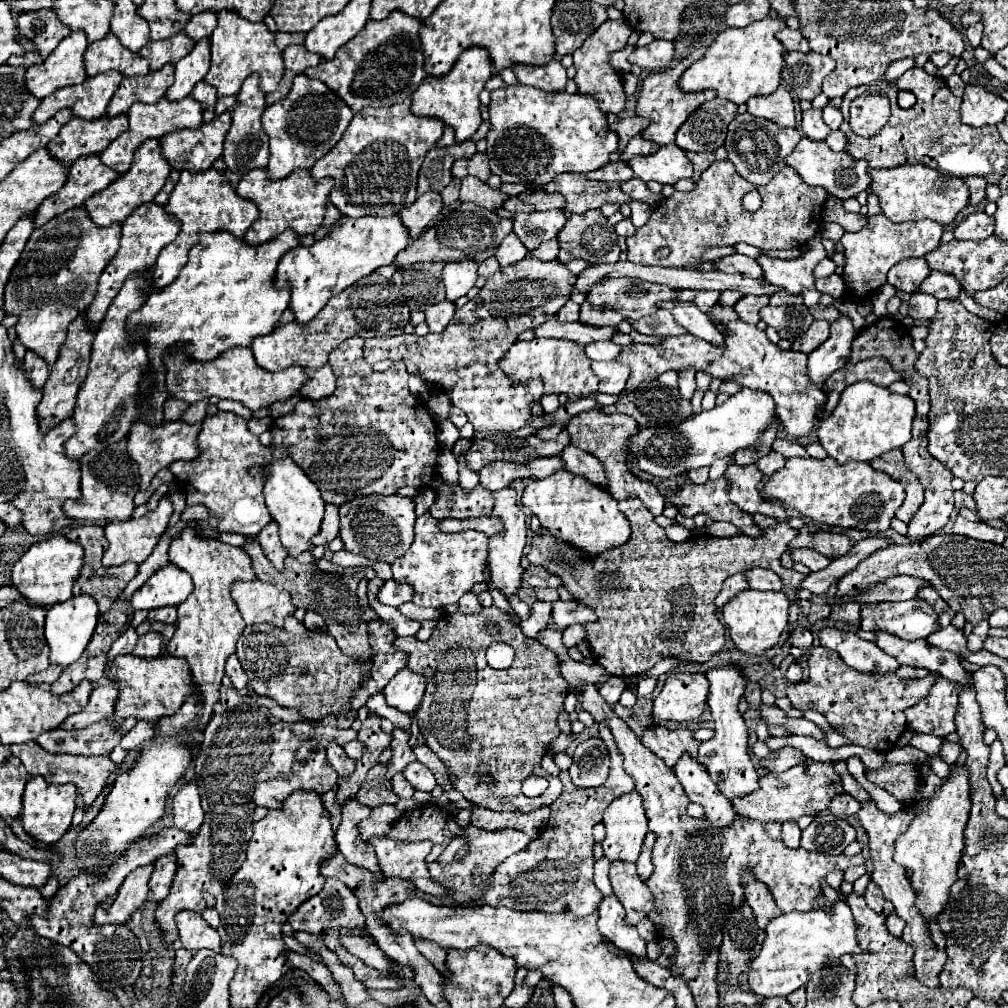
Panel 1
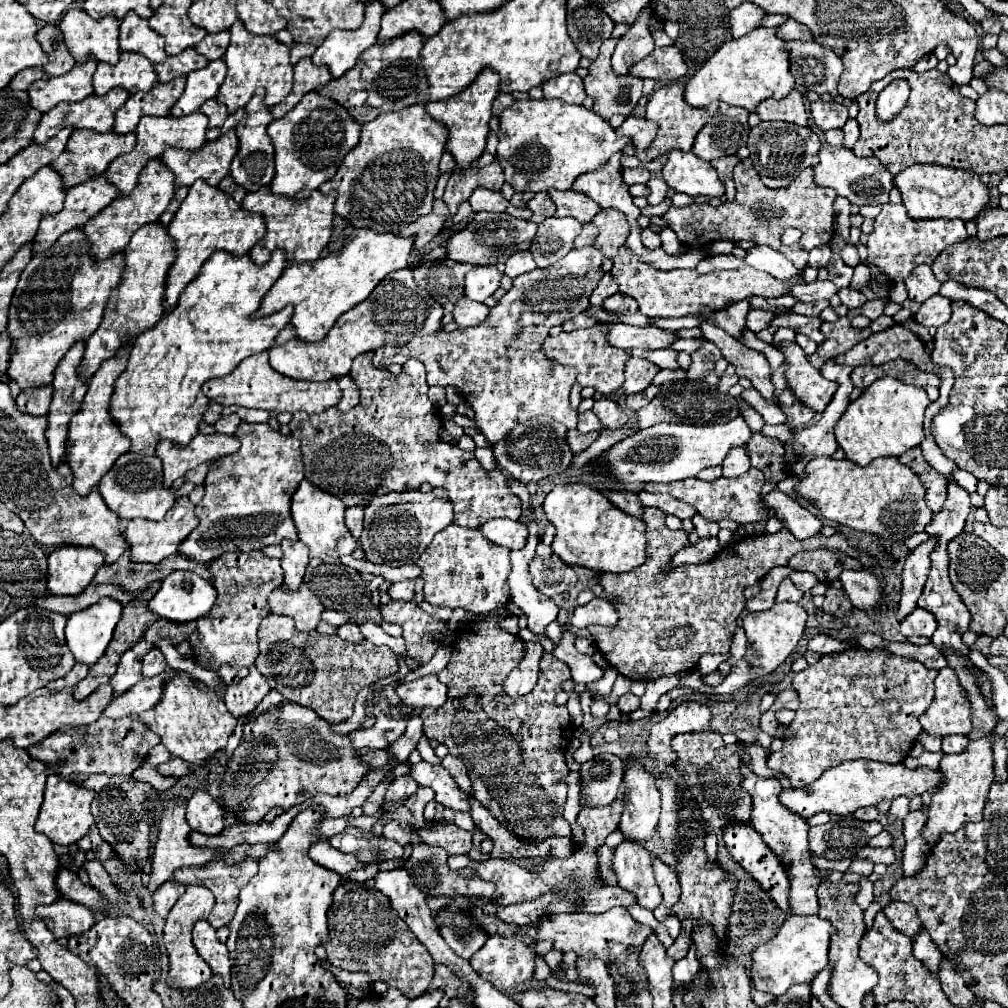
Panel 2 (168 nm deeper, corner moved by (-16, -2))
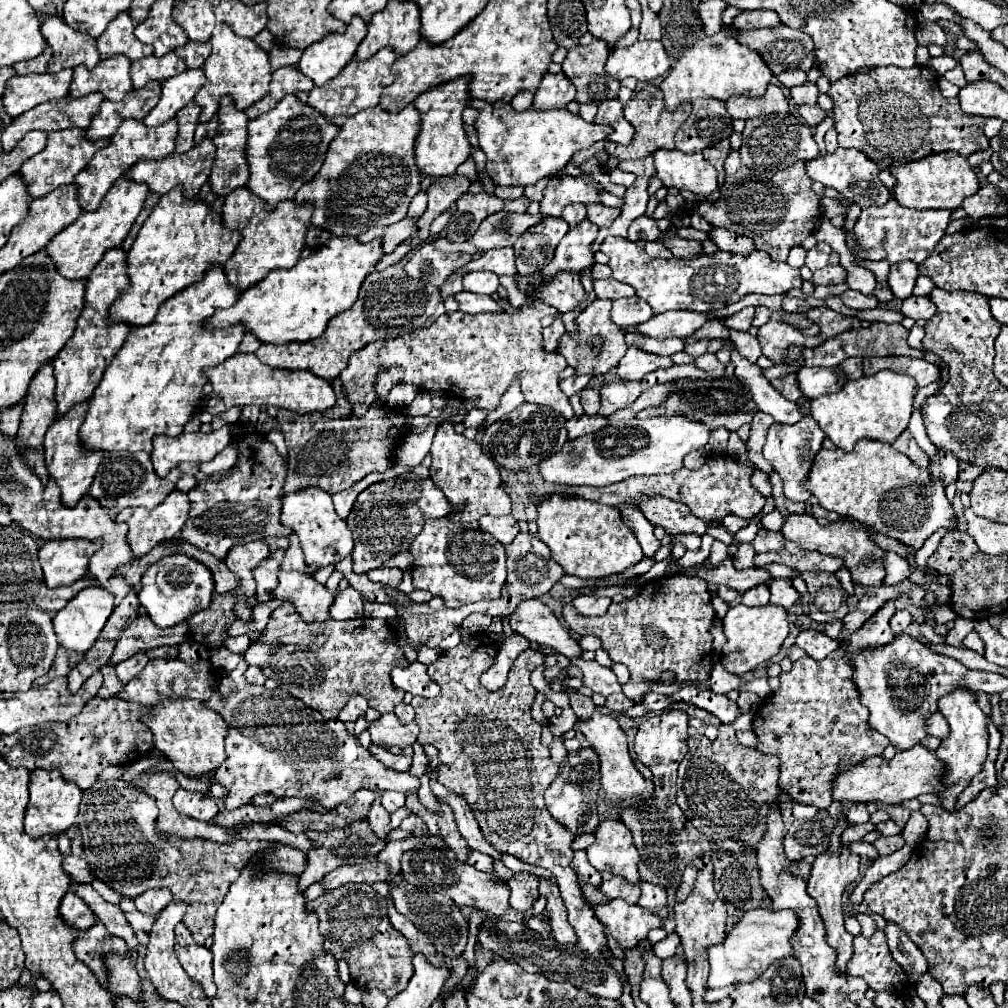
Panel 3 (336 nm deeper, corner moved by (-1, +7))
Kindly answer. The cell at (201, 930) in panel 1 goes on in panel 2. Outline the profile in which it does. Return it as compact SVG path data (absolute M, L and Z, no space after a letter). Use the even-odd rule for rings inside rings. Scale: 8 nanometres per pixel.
M198 921L193 927L192 941L200 957L210 965L212 973L220 973L224 977L224 985L230 985L230 953L226 943L220 943L216 937L216 929L206 921Z

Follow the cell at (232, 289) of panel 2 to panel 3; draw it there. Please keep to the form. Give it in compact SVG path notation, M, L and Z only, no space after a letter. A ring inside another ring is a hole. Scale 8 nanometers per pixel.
M211 266L203 280L181 290L177 296L161 304L155 320L147 326L131 328L125 344L105 368L103 380L97 386L87 418L79 428L79 438L85 452L149 452L157 434L179 436L191 414L203 402L203 386L207 376L203 368L217 366L237 352L245 334L243 326L223 330L203 328L205 320L217 308L233 306L239 298L221 266Z

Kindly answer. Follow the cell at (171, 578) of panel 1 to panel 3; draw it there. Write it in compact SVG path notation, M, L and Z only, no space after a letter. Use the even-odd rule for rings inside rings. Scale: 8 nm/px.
M173 554L161 558L143 574L141 592L137 596L139 596L139 604L147 610L147 616L159 628L171 628L183 620L189 620L193 612L201 612L209 608L213 590L215 590L213 574L205 564L185 554Z

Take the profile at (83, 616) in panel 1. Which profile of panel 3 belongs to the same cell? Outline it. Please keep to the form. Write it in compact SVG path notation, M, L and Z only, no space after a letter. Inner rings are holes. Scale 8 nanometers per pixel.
M89 586L89 588L81 590L53 618L53 626L55 626L55 632L57 632L59 644L69 648L69 650L75 650L75 652L87 652L95 644L95 640L99 638L107 618L111 616L111 612L115 608L113 600L115 600L113 594L109 590L105 590L105 588L101 588L101 586Z

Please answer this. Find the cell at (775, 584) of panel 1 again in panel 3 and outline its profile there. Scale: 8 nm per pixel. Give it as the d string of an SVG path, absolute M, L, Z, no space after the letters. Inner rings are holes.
M777 578L769 584L769 590L771 590L771 602L775 606L783 606L783 608L791 608L797 604L799 600L799 594L797 590L791 586L789 580L783 580L783 578Z

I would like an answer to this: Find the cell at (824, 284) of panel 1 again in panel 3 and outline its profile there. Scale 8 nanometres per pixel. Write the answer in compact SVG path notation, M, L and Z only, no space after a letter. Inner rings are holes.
M847 290L841 298L843 298L843 302L845 302L849 308L853 308L853 310L871 310L871 308L877 308L877 306L879 306L877 298L867 296L867 294L861 294L861 292L857 292L857 290Z

